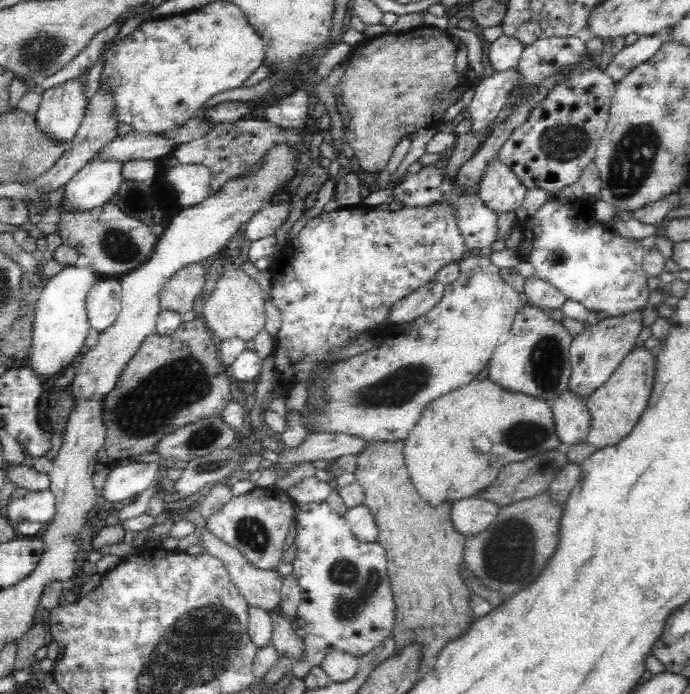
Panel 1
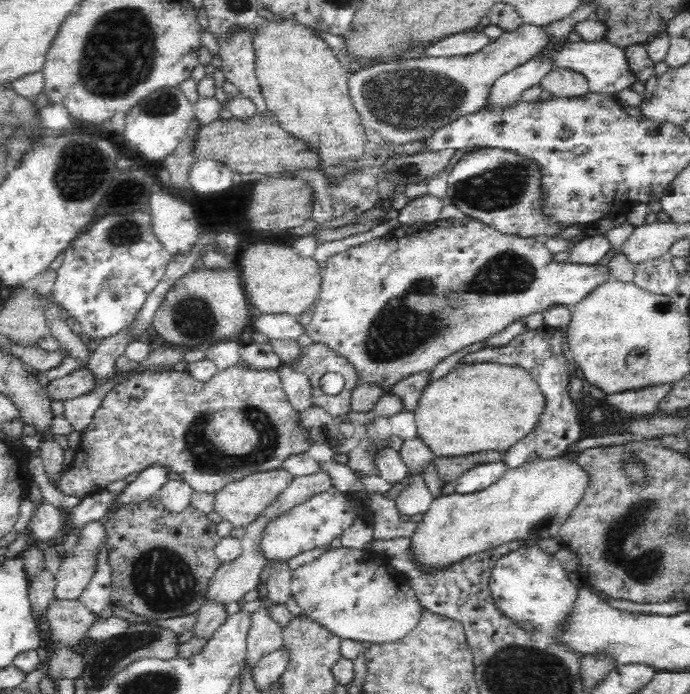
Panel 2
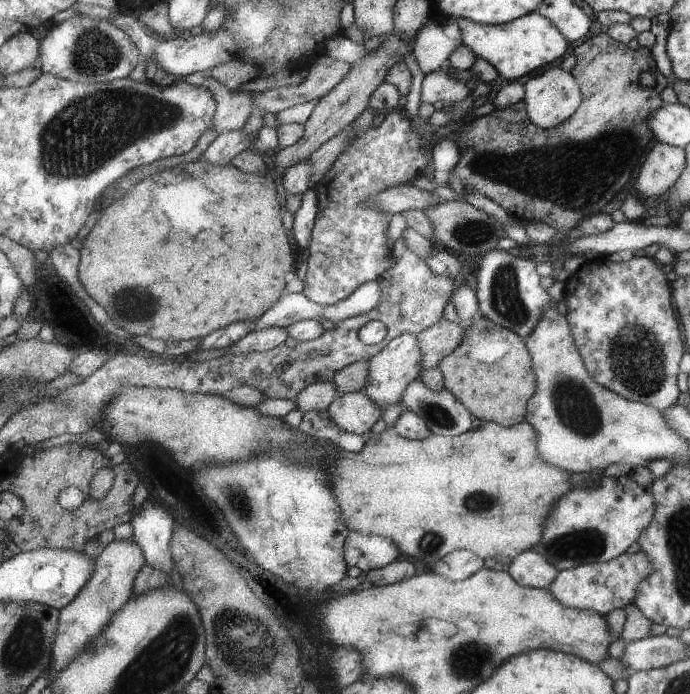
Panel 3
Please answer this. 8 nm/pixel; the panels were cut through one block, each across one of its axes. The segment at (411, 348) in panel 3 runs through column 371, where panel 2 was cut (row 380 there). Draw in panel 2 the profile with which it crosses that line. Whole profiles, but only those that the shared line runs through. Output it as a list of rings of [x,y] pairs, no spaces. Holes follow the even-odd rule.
[[[470,216],[462,218],[462,220],[438,220],[432,224],[424,224],[424,226],[398,226],[396,230],[378,236],[374,240],[368,240],[360,246],[352,246],[350,250],[344,252],[336,252],[330,254],[326,258],[326,272],[322,278],[322,292],[320,298],[316,302],[316,306],[312,308],[312,322],[306,326],[306,334],[312,338],[314,344],[326,344],[332,350],[336,350],[338,354],[342,354],[346,360],[350,360],[354,364],[354,368],[358,370],[358,384],[378,384],[384,388],[384,392],[390,390],[390,386],[394,386],[396,382],[400,382],[402,378],[422,372],[422,370],[430,370],[434,368],[438,362],[442,362],[444,358],[448,358],[450,354],[456,354],[460,350],[464,350],[470,344],[484,344],[488,338],[492,338],[494,334],[506,330],[512,322],[522,320],[530,314],[536,312],[544,312],[550,306],[568,306],[574,308],[576,304],[580,304],[586,296],[590,296],[590,292],[594,292],[598,286],[606,286],[606,282],[614,282],[612,274],[608,270],[608,266],[582,266],[582,264],[570,264],[570,262],[554,262],[552,254],[546,248],[546,242],[540,238],[524,238],[524,236],[514,236],[514,234],[502,234],[500,230],[480,222],[480,220],[472,220]]]

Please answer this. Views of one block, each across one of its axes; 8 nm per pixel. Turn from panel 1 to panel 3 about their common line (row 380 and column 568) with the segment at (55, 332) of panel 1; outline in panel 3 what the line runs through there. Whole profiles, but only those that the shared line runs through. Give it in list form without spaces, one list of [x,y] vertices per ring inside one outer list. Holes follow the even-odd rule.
[[[541,12],[527,14],[515,22],[501,24],[501,26],[489,26],[489,24],[479,24],[469,18],[457,18],[459,28],[461,28],[461,38],[463,44],[477,54],[477,58],[489,60],[503,78],[507,80],[517,80],[521,76],[531,74],[533,70],[545,66],[545,64],[559,64],[569,50],[569,38],[563,34],[563,30],[549,18],[545,18]]]

